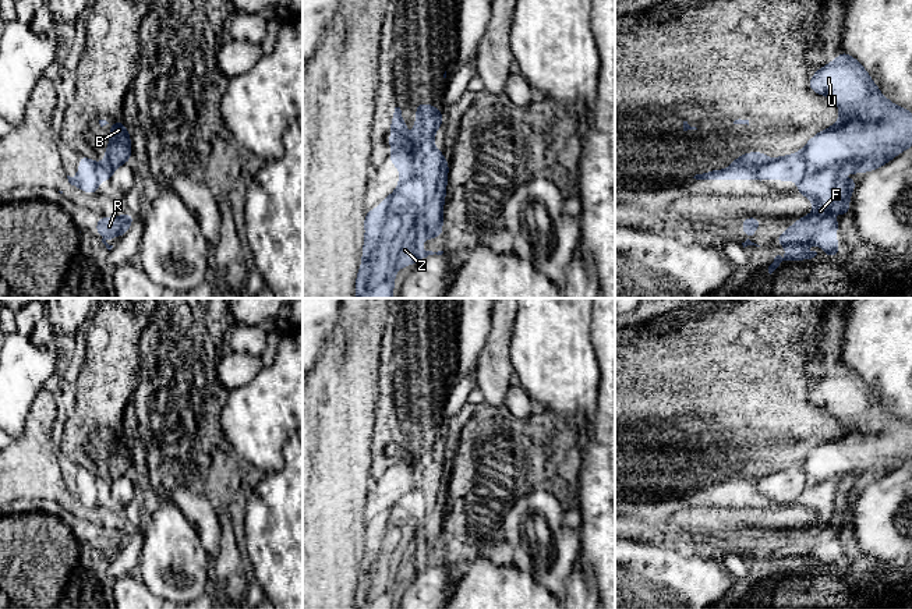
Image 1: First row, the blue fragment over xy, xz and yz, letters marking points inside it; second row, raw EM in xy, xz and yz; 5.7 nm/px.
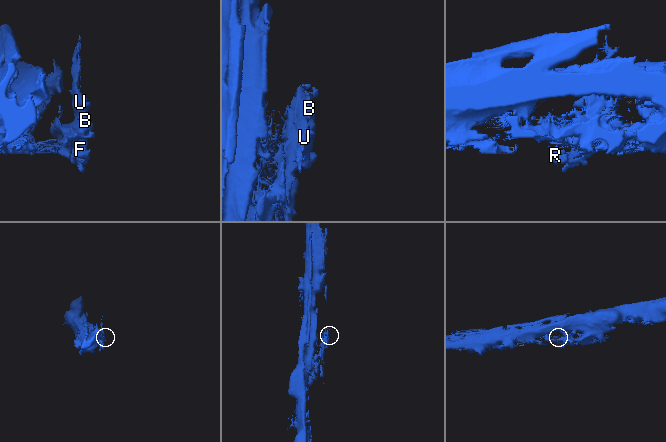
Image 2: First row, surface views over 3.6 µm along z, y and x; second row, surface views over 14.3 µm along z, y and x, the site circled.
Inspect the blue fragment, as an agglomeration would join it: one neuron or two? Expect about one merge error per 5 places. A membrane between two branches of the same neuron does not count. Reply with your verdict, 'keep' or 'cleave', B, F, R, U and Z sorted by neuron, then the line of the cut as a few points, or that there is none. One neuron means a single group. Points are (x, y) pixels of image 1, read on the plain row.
keep | B F R U Z | no cut

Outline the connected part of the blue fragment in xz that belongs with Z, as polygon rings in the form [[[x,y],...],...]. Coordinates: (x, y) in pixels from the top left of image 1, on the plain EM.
[[[420,415],[416,424],[417,436],[411,442],[418,450],[417,457],[409,456],[406,438],[400,419],[395,419],[392,428],[392,445],[389,449],[392,464],[389,471],[400,482],[399,498],[386,509],[381,518],[365,525],[365,553],[363,559],[363,576],[356,592],[356,609],[392,609],[395,587],[399,580],[418,574],[428,567],[442,567],[443,563],[423,563],[420,553],[443,546],[443,510],[446,507],[446,491],[449,477],[441,463],[434,458],[434,447],[443,435],[443,426],[434,417]]]

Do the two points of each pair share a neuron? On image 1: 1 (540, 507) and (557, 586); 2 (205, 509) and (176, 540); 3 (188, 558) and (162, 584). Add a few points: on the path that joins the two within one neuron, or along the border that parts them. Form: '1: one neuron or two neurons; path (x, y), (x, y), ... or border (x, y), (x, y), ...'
1: one neuron; path (540, 527), (543, 566)
2: two neurons; border (170, 500), (200, 535)
3: one neuron; path (179, 562), (170, 562), (166, 566), (166, 574)

